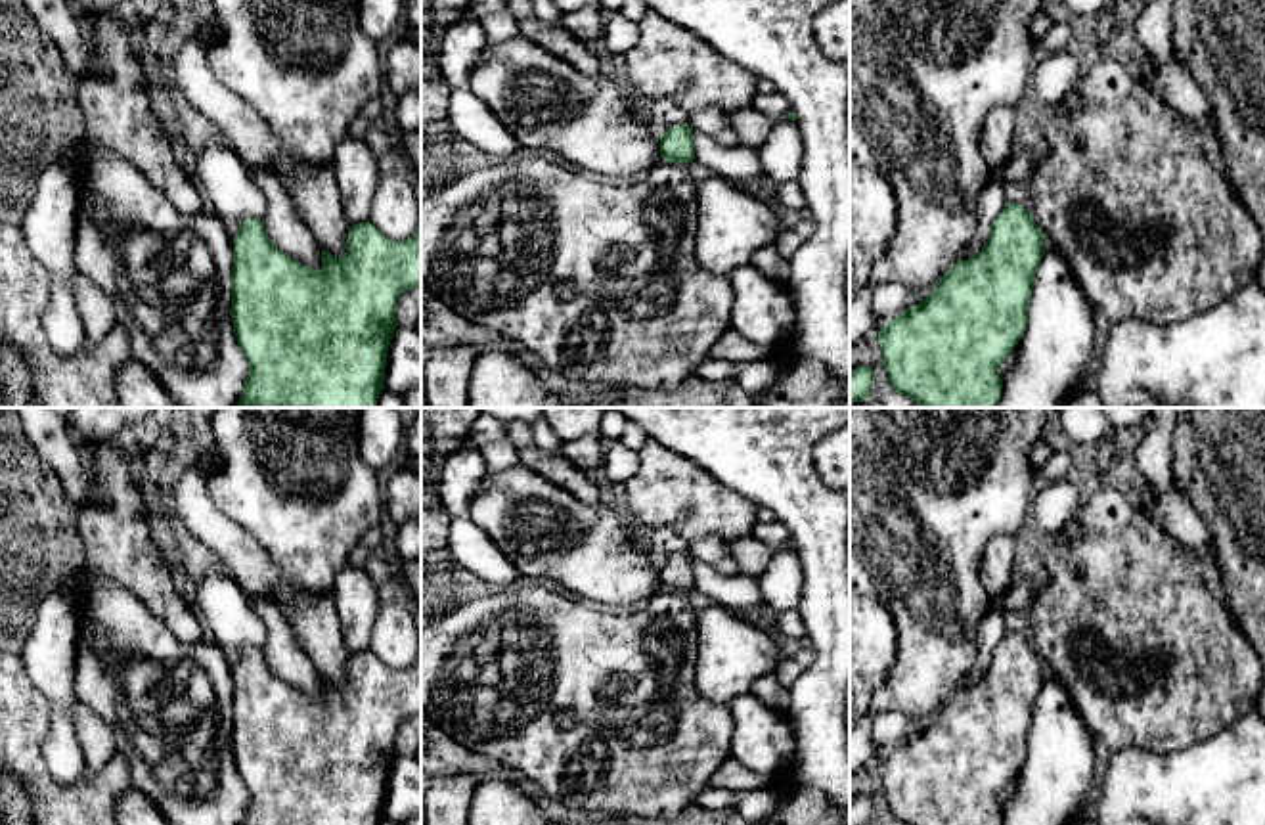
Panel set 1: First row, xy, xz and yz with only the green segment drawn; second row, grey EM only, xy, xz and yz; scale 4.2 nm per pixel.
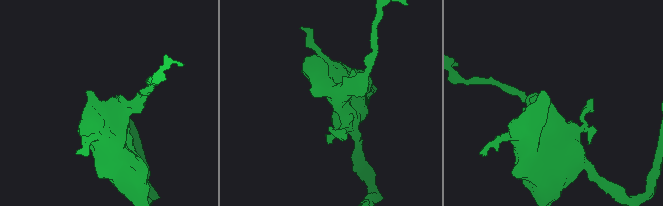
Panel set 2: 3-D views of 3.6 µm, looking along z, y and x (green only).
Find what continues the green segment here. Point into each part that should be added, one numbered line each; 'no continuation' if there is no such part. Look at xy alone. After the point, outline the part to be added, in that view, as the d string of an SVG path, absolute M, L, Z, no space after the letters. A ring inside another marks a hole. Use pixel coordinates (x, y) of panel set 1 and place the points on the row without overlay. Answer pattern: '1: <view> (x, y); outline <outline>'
no continuation

